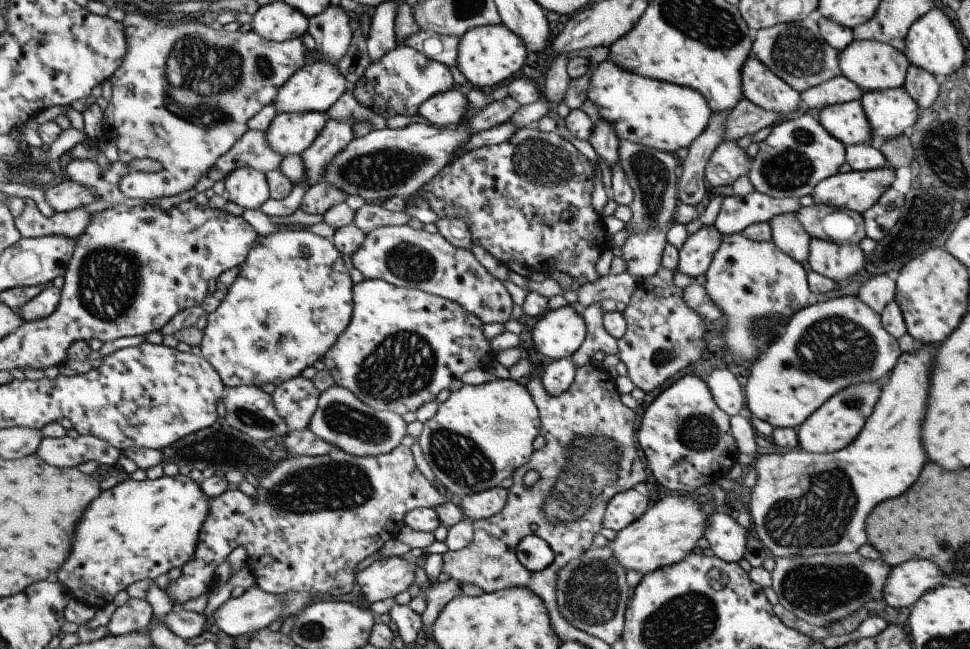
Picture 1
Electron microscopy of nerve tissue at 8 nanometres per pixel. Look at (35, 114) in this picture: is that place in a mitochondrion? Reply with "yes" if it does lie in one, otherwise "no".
no

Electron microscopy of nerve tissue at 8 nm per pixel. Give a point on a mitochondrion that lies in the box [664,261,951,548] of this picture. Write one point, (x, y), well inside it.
(833, 347)

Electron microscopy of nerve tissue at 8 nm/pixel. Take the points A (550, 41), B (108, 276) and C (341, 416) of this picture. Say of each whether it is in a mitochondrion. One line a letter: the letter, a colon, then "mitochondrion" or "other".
A: other
B: mitochondrion
C: mitochondrion

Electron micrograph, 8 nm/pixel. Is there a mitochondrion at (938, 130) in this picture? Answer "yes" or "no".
yes

